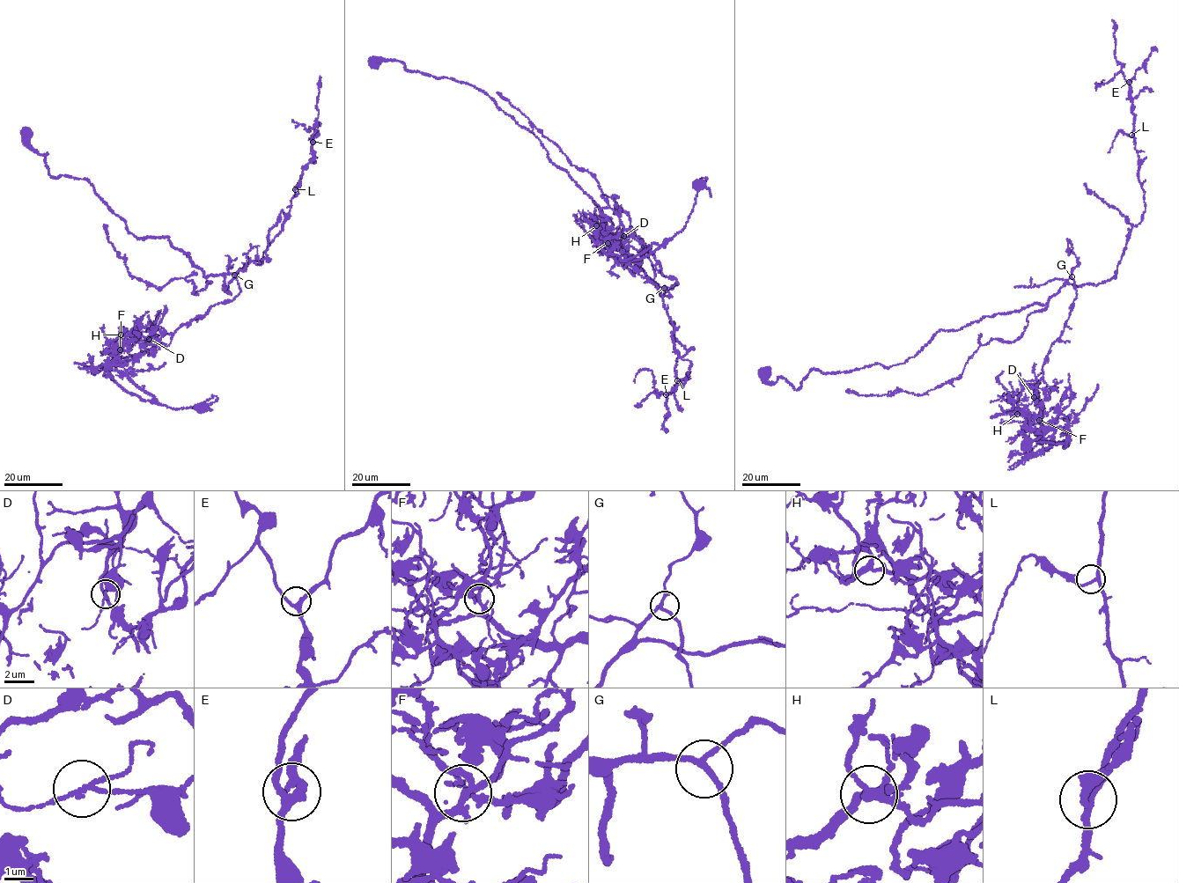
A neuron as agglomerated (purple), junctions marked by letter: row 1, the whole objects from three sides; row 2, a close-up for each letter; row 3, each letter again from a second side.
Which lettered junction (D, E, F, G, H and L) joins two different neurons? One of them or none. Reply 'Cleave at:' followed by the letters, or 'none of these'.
Cleave at: D

